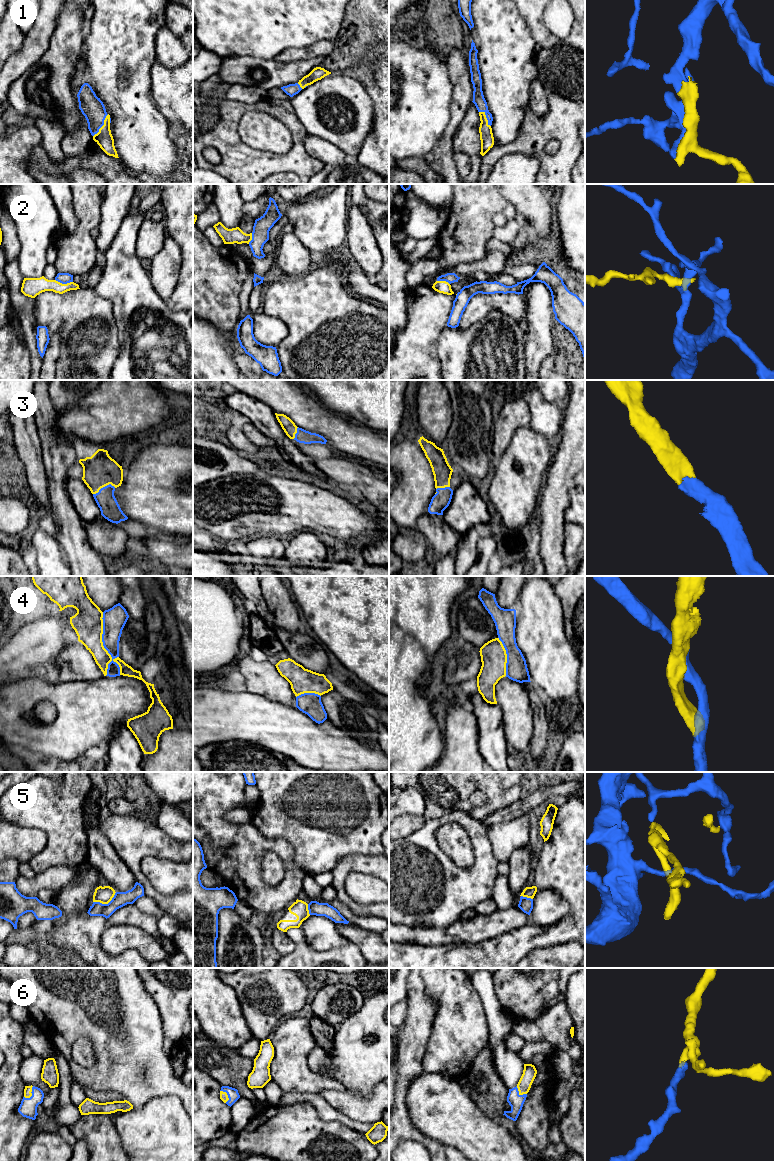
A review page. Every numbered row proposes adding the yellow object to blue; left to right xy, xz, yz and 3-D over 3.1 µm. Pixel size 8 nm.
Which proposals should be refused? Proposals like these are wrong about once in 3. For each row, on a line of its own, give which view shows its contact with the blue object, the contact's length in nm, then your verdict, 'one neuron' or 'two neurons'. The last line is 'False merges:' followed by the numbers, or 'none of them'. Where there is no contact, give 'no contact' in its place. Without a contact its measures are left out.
1: xy | 220 nm | one neuron
2: xy | 150 nm | two neurons
3: xy | 190 nm | one neuron
4: xy | 500 nm | two neurons
5: xy | 200 nm | two neurons
6: xy | 120 nm | one neuron
False merges: 2, 4, 5

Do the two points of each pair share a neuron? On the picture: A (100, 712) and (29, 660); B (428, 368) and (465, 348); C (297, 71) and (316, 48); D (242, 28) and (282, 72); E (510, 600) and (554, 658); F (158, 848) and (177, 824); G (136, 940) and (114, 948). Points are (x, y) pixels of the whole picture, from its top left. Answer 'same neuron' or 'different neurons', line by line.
A: different neurons
B: different neurons
C: different neurons
D: different neurons
E: different neurons
F: different neurons
G: same neuron

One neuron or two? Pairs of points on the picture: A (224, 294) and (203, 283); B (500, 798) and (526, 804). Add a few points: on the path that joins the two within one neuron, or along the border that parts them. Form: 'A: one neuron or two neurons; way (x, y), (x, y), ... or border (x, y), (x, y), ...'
A: one neuron; way (219, 294), (208, 285)
B: two neurons; border (520, 798), (494, 812)

